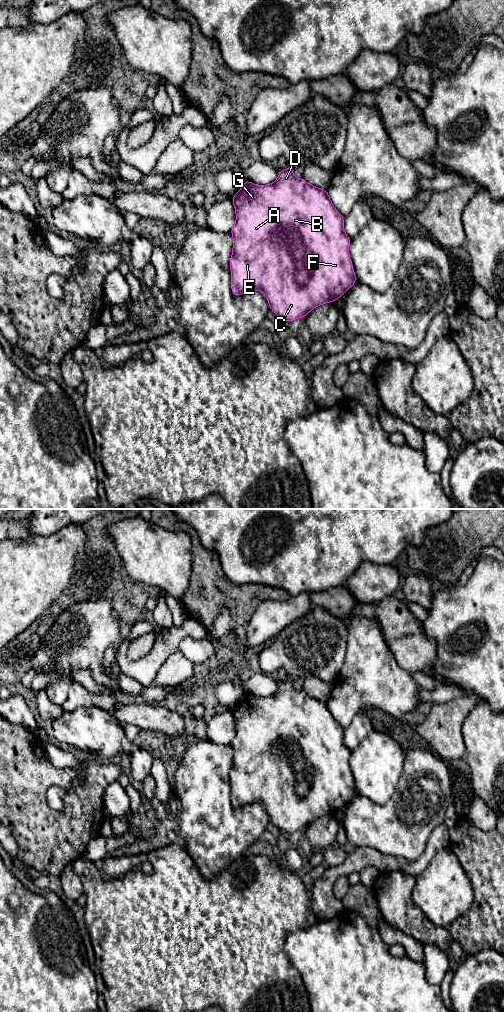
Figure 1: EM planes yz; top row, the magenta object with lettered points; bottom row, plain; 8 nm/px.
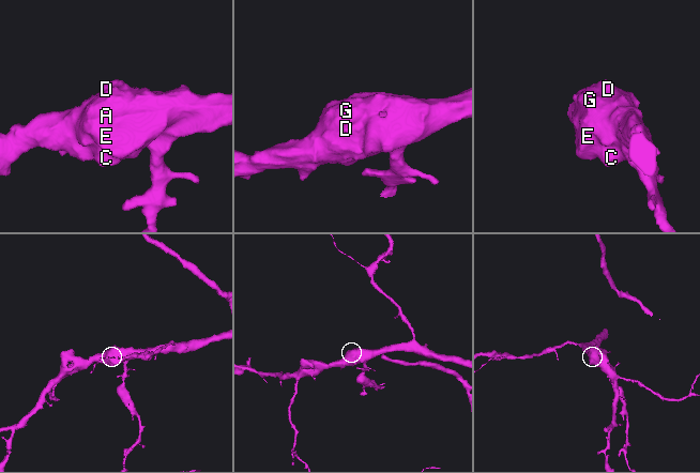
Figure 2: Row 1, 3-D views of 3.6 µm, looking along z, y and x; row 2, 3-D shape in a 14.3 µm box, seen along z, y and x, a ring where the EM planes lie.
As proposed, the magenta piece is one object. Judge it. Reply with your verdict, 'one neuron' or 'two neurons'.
one neuron

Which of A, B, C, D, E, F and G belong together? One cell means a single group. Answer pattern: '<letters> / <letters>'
A B C D E F G

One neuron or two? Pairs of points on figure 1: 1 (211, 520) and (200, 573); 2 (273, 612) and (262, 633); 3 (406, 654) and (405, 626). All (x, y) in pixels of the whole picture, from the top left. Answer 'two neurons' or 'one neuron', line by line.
1: two neurons
2: one neuron
3: one neuron

